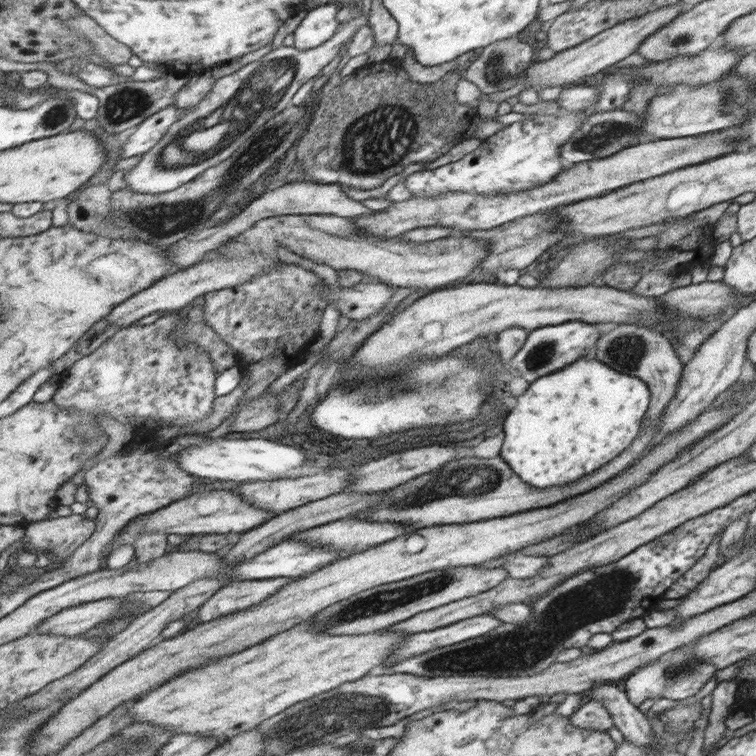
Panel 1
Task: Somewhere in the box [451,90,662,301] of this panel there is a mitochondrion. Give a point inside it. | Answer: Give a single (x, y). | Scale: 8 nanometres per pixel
(601, 137)

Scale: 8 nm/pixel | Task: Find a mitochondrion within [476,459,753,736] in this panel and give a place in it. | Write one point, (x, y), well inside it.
(674, 677)

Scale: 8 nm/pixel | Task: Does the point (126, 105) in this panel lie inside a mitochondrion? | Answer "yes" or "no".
yes

